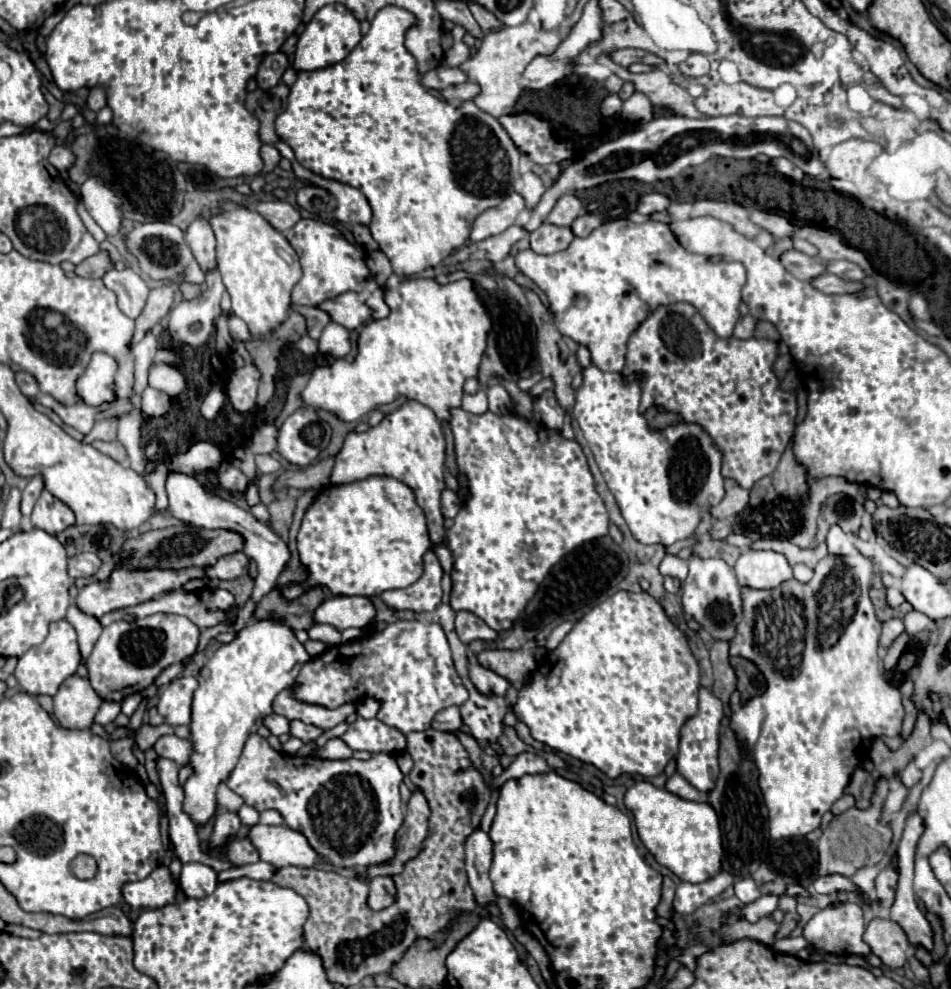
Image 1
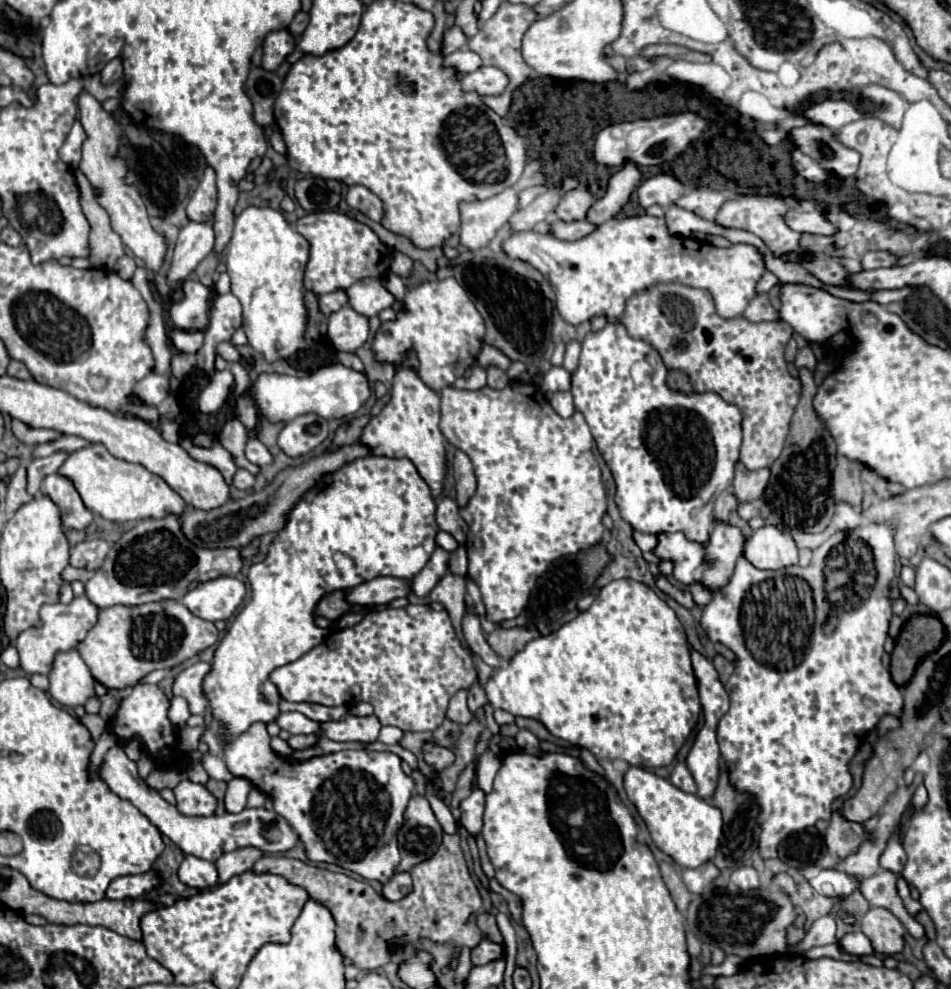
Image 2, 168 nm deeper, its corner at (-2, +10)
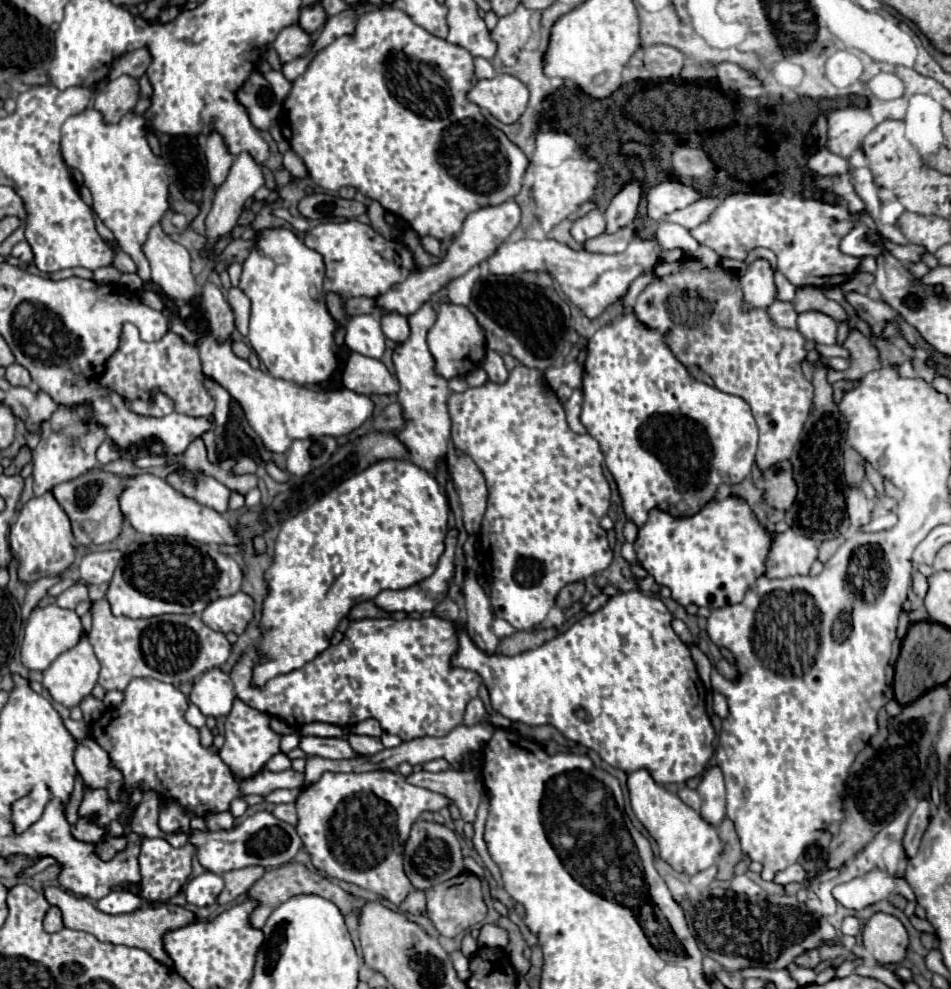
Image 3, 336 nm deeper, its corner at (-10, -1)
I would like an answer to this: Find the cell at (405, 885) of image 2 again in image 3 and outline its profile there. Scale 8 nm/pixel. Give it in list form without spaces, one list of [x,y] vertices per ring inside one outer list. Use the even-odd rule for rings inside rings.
[[[420,890],[410,892],[410,896],[400,904],[400,910],[408,912],[408,914],[424,914],[426,912],[426,896],[424,896],[424,892],[420,892]]]

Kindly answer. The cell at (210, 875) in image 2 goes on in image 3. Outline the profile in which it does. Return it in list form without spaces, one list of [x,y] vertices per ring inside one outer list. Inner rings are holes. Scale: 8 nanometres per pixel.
[[[204,872],[186,884],[186,902],[194,906],[210,906],[216,902],[222,888],[224,888],[222,876],[214,872]]]

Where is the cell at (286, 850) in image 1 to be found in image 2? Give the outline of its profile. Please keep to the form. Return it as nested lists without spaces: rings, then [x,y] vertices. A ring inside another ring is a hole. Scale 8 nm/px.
[[[114,745],[102,761],[102,779],[108,783],[108,787],[120,795],[122,799],[128,799],[134,803],[158,829],[162,835],[170,837],[186,855],[194,855],[206,861],[216,861],[222,853],[234,851],[236,847],[256,847],[264,853],[284,853],[300,843],[294,829],[276,813],[266,809],[244,809],[242,813],[224,813],[224,815],[210,815],[210,817],[186,817],[180,815],[178,809],[170,803],[166,803],[158,791],[150,789],[144,779],[140,779],[136,771],[136,763],[126,757],[124,749],[120,745]],[[276,829],[276,831],[272,831]],[[278,833],[278,835],[276,835]]]

